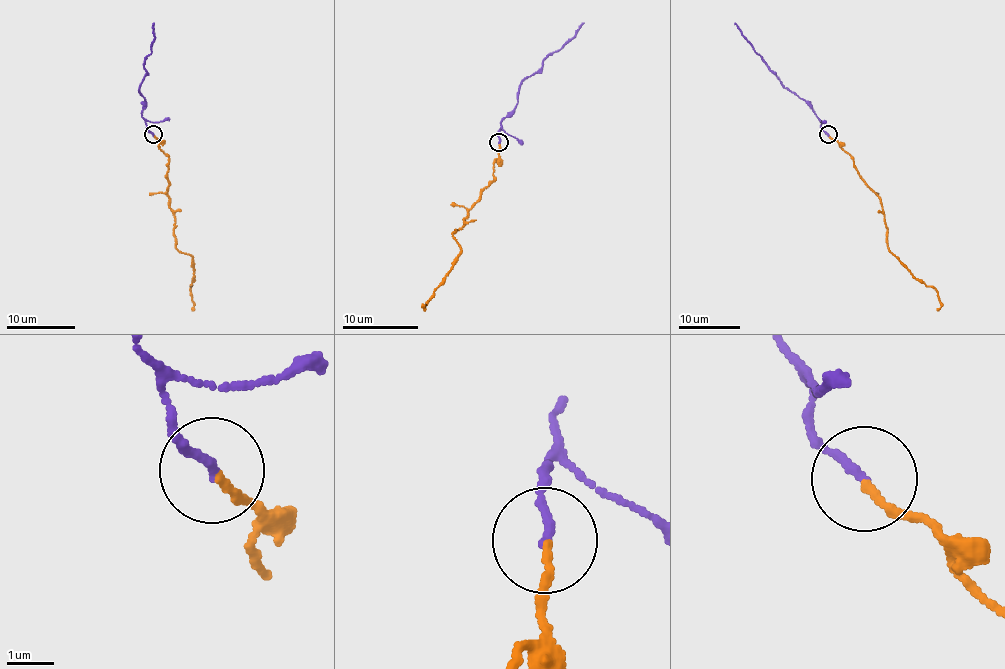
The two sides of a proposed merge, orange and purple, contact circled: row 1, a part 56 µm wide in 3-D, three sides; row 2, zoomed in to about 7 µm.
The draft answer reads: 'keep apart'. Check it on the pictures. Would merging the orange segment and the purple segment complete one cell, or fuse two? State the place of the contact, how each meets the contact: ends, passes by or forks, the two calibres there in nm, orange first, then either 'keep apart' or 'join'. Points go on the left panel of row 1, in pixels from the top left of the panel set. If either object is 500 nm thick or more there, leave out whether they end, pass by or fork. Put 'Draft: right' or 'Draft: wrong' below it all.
at (153, 134); orange ends there; purple ends there; 160 nm thick on the orange side, 170 nm on the other; join
Draft: wrong

